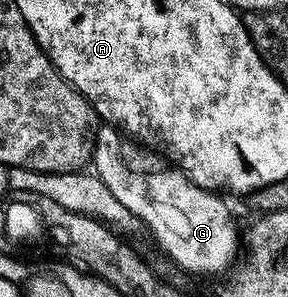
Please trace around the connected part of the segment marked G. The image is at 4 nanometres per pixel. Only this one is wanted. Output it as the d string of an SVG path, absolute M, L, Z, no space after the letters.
M98 125L92 169L111 195L138 218L145 230L147 228L153 233L154 240L165 249L166 256L175 265L182 266L182 271L190 270L193 274L221 274L233 261L236 263L237 226L225 207L226 199L212 190L199 188L176 168L153 170L150 174L129 170L117 147L121 138L123 134L118 127Z

